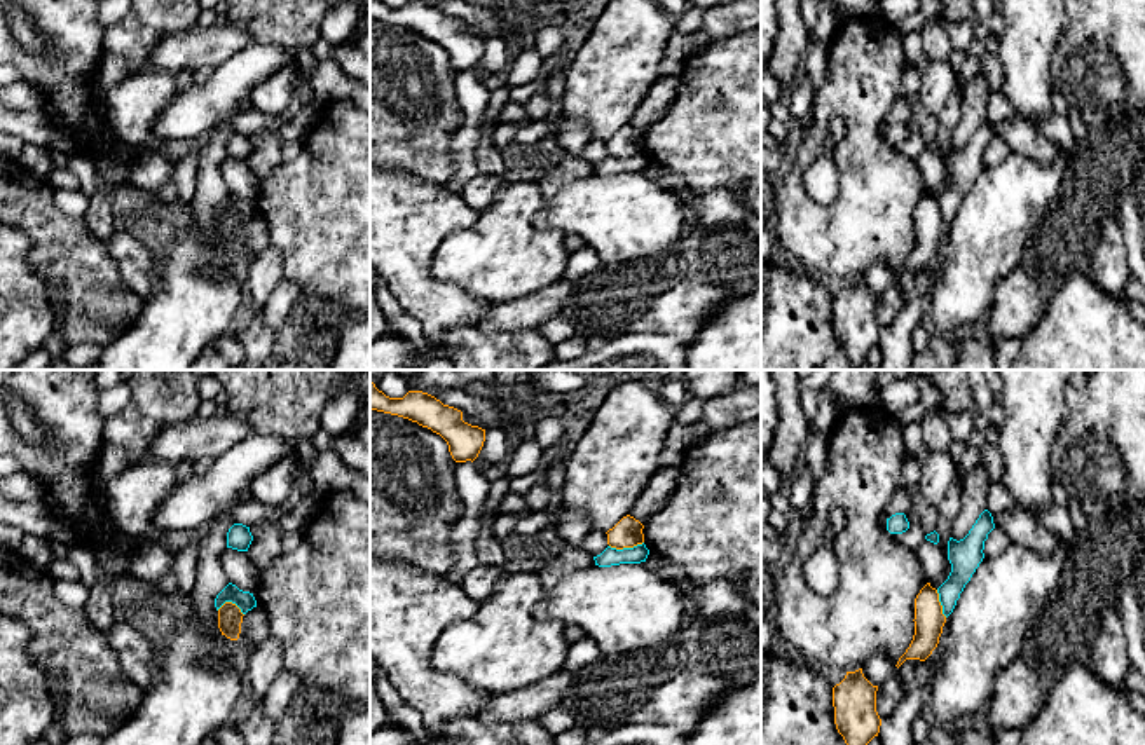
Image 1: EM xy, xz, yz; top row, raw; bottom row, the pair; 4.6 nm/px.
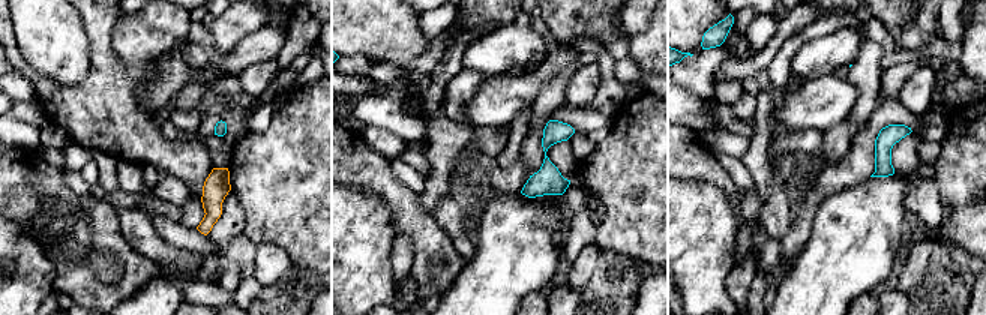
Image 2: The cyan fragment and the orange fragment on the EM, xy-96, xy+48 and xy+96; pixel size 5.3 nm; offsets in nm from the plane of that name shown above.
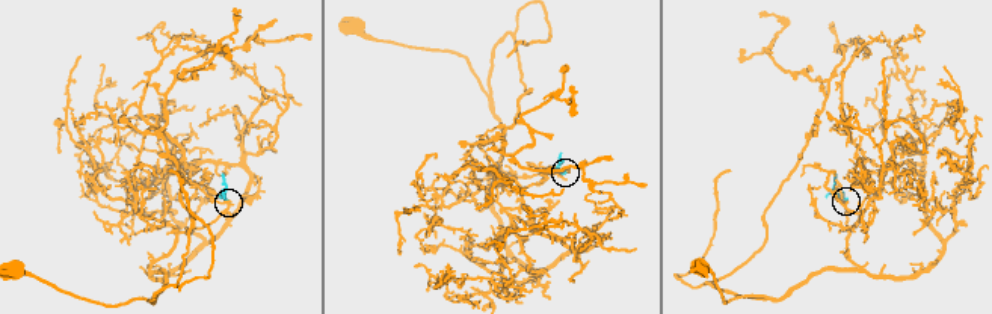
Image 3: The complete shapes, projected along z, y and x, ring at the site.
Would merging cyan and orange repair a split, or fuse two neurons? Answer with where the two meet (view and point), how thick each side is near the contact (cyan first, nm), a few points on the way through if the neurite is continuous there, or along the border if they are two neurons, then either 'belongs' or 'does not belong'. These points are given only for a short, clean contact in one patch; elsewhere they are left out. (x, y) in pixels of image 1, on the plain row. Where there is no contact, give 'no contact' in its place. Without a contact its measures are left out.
contact xz (625, 157); calibres 80 and 140 nm; border xz (643, 150), (622, 157), (610, 156); does not belong

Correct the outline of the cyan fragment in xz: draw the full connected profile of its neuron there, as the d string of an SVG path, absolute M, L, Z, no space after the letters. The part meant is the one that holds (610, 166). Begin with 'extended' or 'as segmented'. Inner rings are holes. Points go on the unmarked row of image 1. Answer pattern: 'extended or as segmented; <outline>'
as segmented; M637 154L634 157L616 159L607 155L600 164L593 166L595 174L611 176L620 173L641 173L646 171L649 159L646 154Z

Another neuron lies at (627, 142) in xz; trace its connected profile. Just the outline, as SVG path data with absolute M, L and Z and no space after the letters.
M623 126L607 143L607 154L616 159L634 157L644 152L644 134L634 126Z

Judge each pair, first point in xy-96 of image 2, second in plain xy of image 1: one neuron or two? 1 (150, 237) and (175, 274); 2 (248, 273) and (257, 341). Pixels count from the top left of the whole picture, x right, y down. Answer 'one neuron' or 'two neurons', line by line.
1: two neurons
2: one neuron

